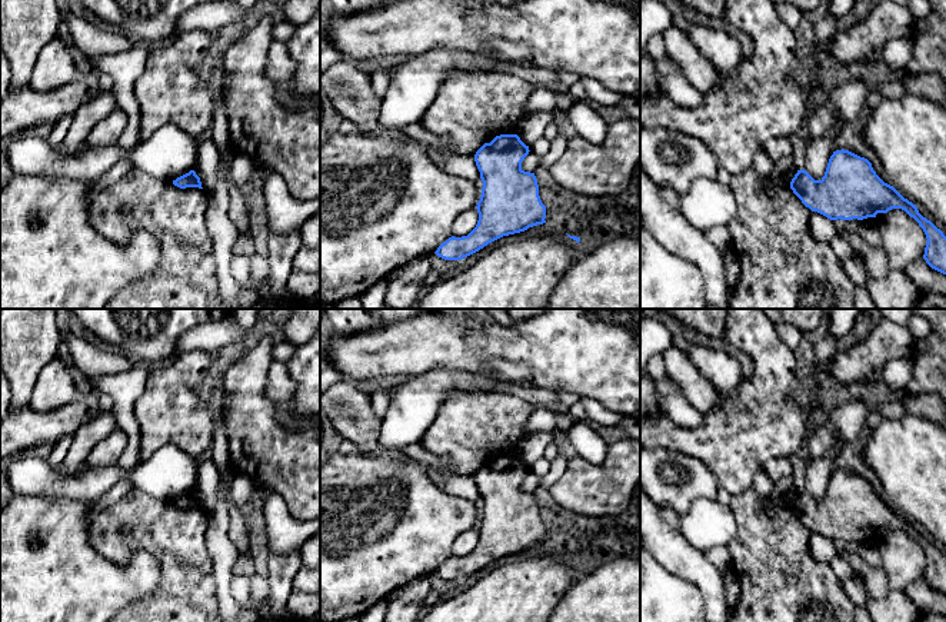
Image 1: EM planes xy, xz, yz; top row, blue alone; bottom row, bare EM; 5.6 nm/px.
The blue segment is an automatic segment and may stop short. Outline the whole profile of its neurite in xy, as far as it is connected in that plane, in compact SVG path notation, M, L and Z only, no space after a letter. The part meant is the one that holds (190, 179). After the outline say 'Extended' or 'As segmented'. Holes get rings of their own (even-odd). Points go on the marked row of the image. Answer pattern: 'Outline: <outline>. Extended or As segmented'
Outline: M190 170L189 173L177 177L176 180L173 180L173 184L180 187L180 189L186 189L186 187L201 187L201 182L200 177L196 174L194 170Z. As segmented

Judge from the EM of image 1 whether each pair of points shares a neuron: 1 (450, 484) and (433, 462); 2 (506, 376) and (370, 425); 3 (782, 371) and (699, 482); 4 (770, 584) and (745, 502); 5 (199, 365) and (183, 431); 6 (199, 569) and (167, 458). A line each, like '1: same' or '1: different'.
1: same
2: different
3: different
4: same
5: same
6: different

